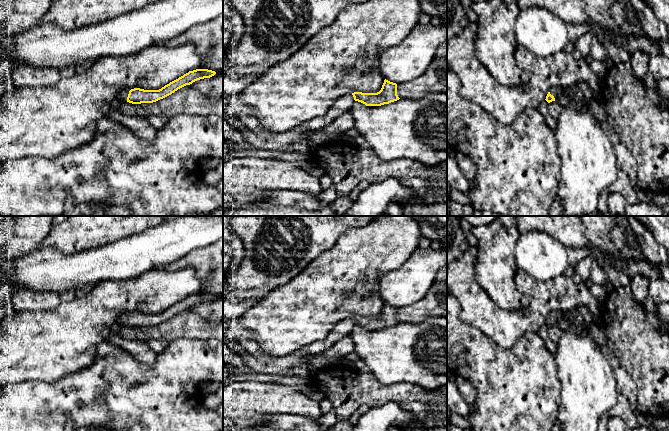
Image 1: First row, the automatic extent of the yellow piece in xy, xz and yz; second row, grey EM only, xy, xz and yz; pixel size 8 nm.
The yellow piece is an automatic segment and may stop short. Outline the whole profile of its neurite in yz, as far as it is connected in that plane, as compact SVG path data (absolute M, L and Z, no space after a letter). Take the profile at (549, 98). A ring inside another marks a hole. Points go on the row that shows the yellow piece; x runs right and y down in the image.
M553 87L550 89L550 91L548 92L547 96L546 96L546 101L548 103L555 101L558 99L559 97L559 93L560 93L560 88L559 87Z

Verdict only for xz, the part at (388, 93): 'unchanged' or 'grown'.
grown

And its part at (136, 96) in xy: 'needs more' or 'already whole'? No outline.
needs more

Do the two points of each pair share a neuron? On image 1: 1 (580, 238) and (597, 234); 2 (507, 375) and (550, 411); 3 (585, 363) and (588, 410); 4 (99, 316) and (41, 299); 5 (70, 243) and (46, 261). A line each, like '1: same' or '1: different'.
1: different
2: same
3: same
4: different
5: different

